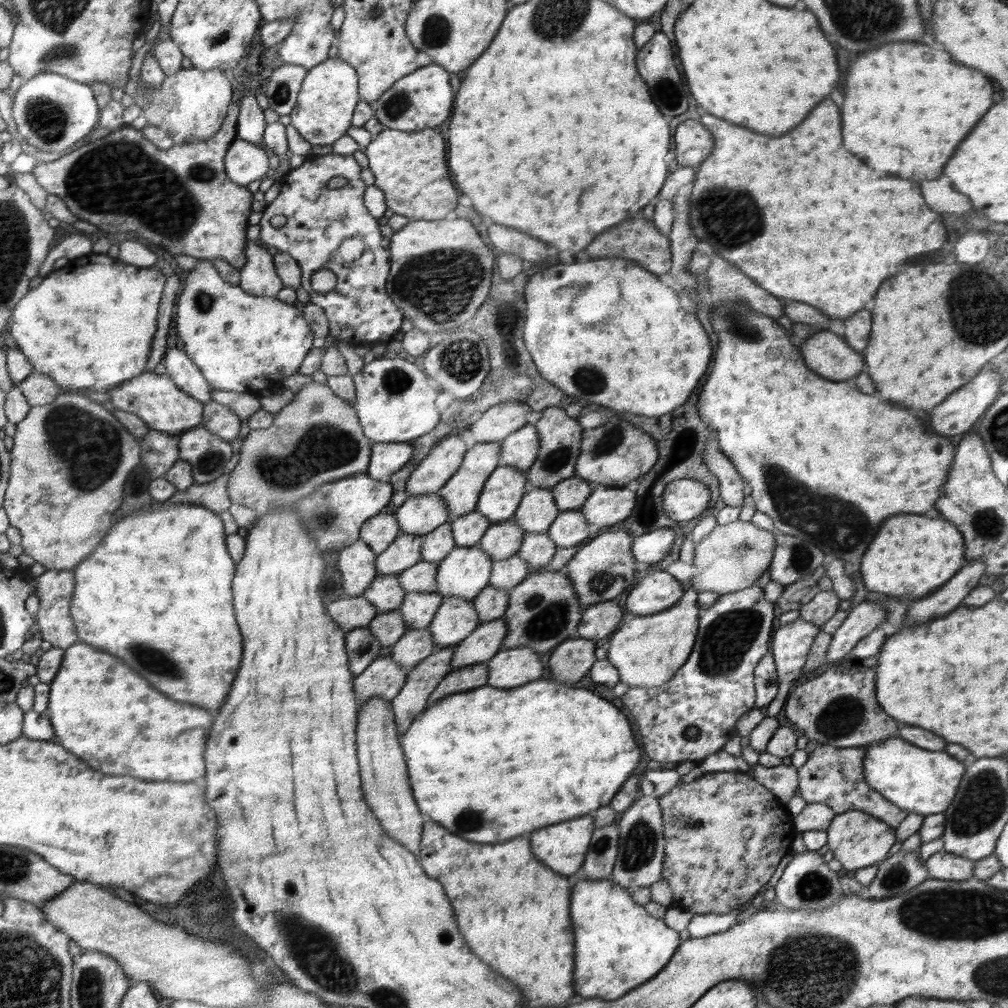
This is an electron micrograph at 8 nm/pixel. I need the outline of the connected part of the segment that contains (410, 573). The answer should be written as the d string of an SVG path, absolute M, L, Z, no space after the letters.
M425 558L421 562L402 571L397 575L401 585L409 592L437 592L438 563L428 562Z

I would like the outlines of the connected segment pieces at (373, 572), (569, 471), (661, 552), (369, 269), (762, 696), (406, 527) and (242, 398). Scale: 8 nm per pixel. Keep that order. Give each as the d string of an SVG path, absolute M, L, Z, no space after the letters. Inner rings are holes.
M361 538L339 551L338 566L343 578L344 596L363 596L377 574L377 553Z
M548 407L542 411L542 417L537 421L537 432L540 434L541 449L536 463L525 471L528 488L551 489L558 483L576 476L577 461L581 457L581 440L584 438L584 428L580 421L568 417L561 407Z
M670 528L637 534L632 541L632 552L638 562L657 564L668 556L675 543L676 533Z
M328 153L326 155L309 155L307 159L302 163L300 167L297 167L296 169L290 169L288 173L286 173L280 180L280 192L278 196L269 203L265 207L265 209L262 212L262 218L259 222L260 225L260 242L264 244L264 246L271 247L275 251L279 252L287 252L294 260L298 261L298 264L301 268L301 287L304 288L304 290L308 291L308 294L310 296L310 303L317 304L324 310L326 314L326 318L328 318L328 322L330 323L330 333L329 336L333 337L334 339L338 340L338 342L344 342L352 345L353 347L359 347L362 345L362 343L366 342L376 342L376 340L388 340L392 334L396 334L396 330L400 328L400 324L402 324L402 320L404 320L404 316L402 316L402 310L398 308L394 302L392 302L392 299L388 296L388 293L386 292L385 286L387 281L387 276L389 275L390 270L390 252L388 252L388 244L390 244L390 240L388 238L384 238L382 234L380 234L380 224L378 224L378 220L374 218L374 216L370 216L368 214L368 209L364 208L364 190L366 190L366 184L360 180L360 164L352 158L352 155L348 156L340 156L338 154L334 153ZM336 176L344 176L346 180L348 180L348 184L346 186L342 186L342 188L336 188L336 190L330 190L328 188L328 182L332 180L332 178L336 178ZM274 216L284 216L286 218L286 223L283 226L274 227L270 224L270 220L274 218ZM319 270L329 270L330 272L333 272L337 276L337 281L335 284L335 287L332 290L329 290L328 292L319 293L316 292L311 287L311 278L312 275L315 272L318 272Z
M769 650L754 669L755 706L767 707L779 692L777 668Z
M438 493L409 496L394 516L400 532L423 536L449 520L447 502Z
M213 389L212 400L227 406L241 418L238 438L243 441L251 431L247 423L248 417L261 408L258 397L255 394Z

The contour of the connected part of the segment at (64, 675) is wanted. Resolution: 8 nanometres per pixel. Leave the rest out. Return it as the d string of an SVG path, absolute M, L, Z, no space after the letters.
M80 640L65 650L58 674L49 685L46 711L54 729L54 740L76 756L82 756L90 768L98 768L98 772L106 774L128 774L142 780L170 782L188 783L205 776L205 750L216 718L209 709L170 700L116 656Z

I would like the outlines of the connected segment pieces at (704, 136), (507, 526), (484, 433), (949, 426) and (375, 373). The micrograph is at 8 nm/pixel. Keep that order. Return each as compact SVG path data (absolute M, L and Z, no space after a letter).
M687 119L674 132L676 157L679 166L696 168L712 154L714 139L712 133L696 119Z
M512 519L494 523L486 529L478 545L492 562L501 561L517 554L525 533L525 529Z
M506 401L495 404L492 408L478 415L478 420L468 424L470 434L476 443L501 442L512 432L527 425L528 412L531 408L520 401Z
M982 370L982 372L978 372L978 376L974 380L970 380L970 384L964 384L962 388L958 388L958 392L952 392L950 398L946 396L946 400L942 404L938 404L938 408L929 410L930 430L937 432L940 436L946 436L948 439L970 430L976 420L998 398L998 392L1000 392L1004 382L1006 381L1002 381L1002 377L996 370L986 370L986 372Z
M380 358L352 375L356 390L356 398L353 407L357 409L361 427L367 437L376 443L408 443L415 438L420 438L426 432L430 432L438 424L440 412L434 406L434 398L438 396L440 388L438 382L426 376L422 370L418 370L414 364L406 362L402 358Z

